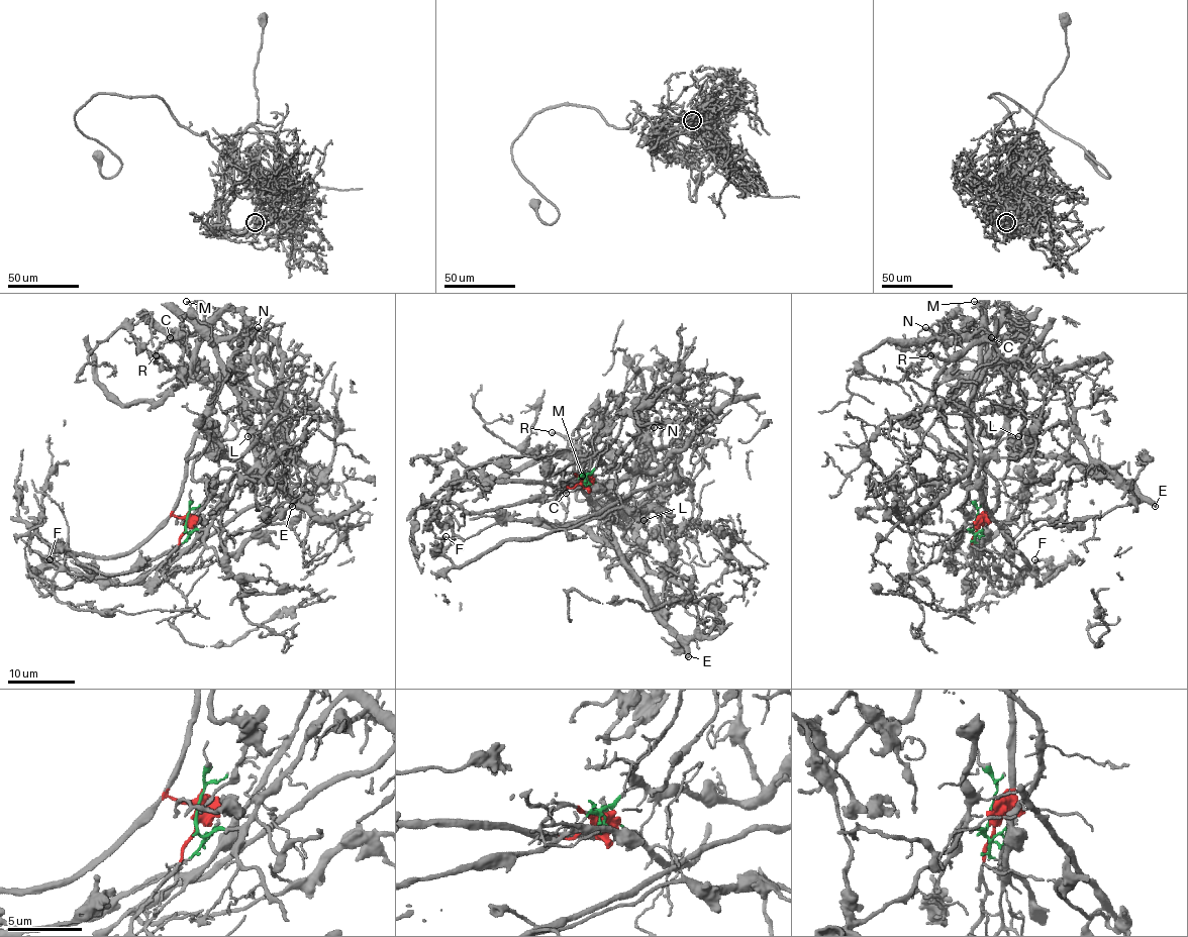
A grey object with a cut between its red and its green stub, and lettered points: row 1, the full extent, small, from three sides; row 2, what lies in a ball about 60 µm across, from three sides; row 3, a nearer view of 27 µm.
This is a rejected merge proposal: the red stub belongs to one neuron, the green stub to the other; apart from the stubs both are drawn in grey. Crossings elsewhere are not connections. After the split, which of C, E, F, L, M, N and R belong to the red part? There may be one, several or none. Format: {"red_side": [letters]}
{"red_side": ["C", "E", "R"]}

